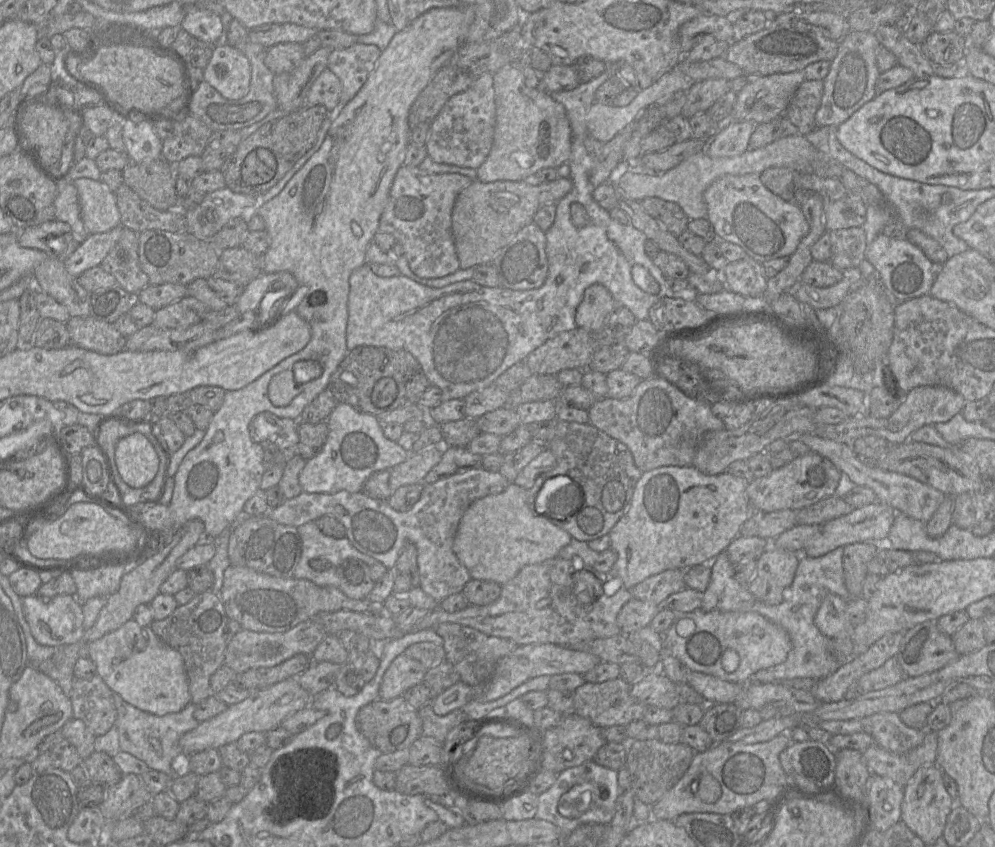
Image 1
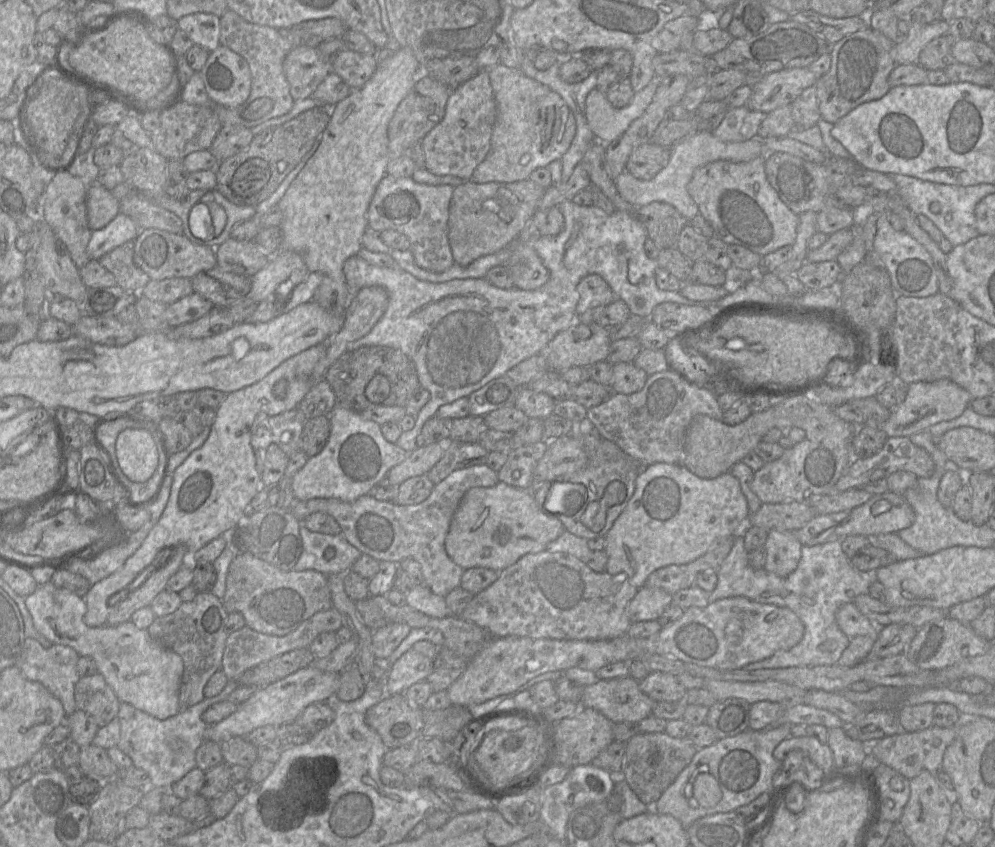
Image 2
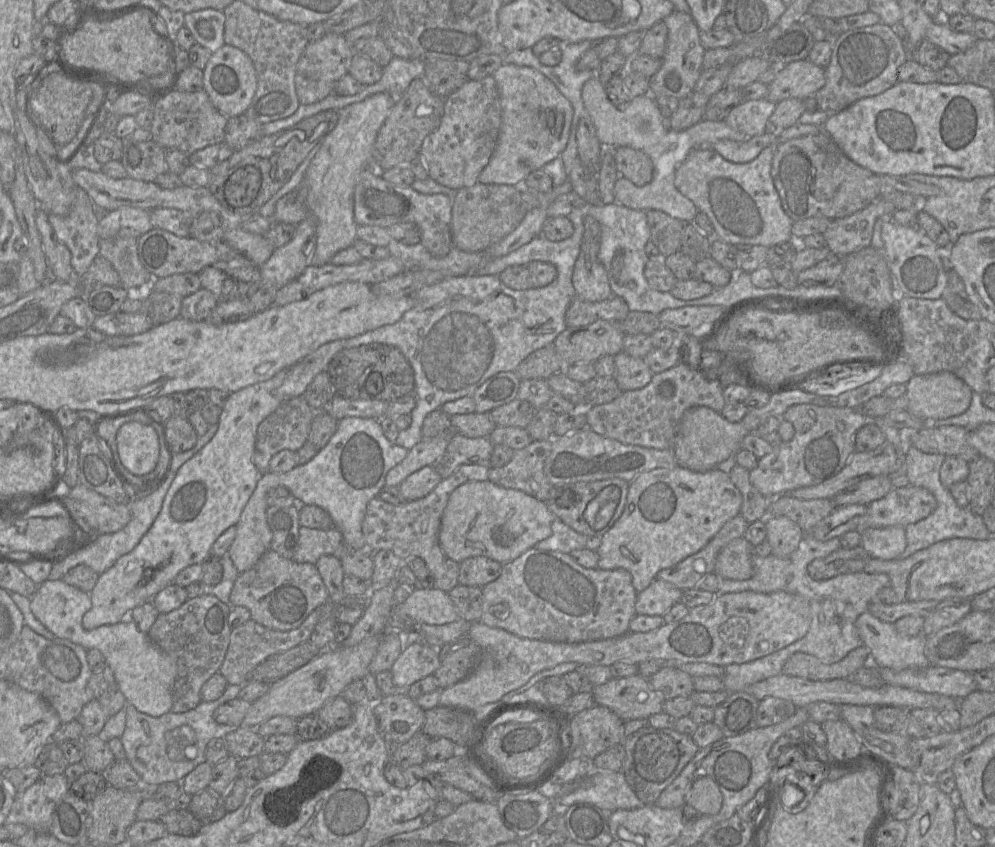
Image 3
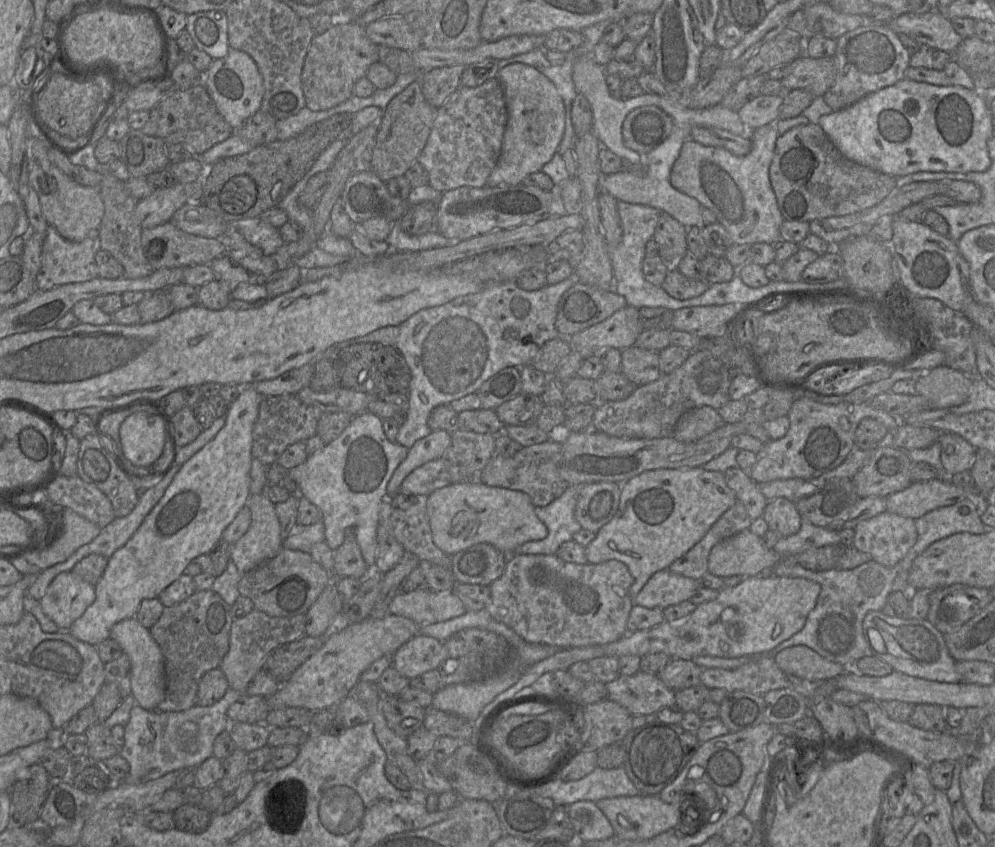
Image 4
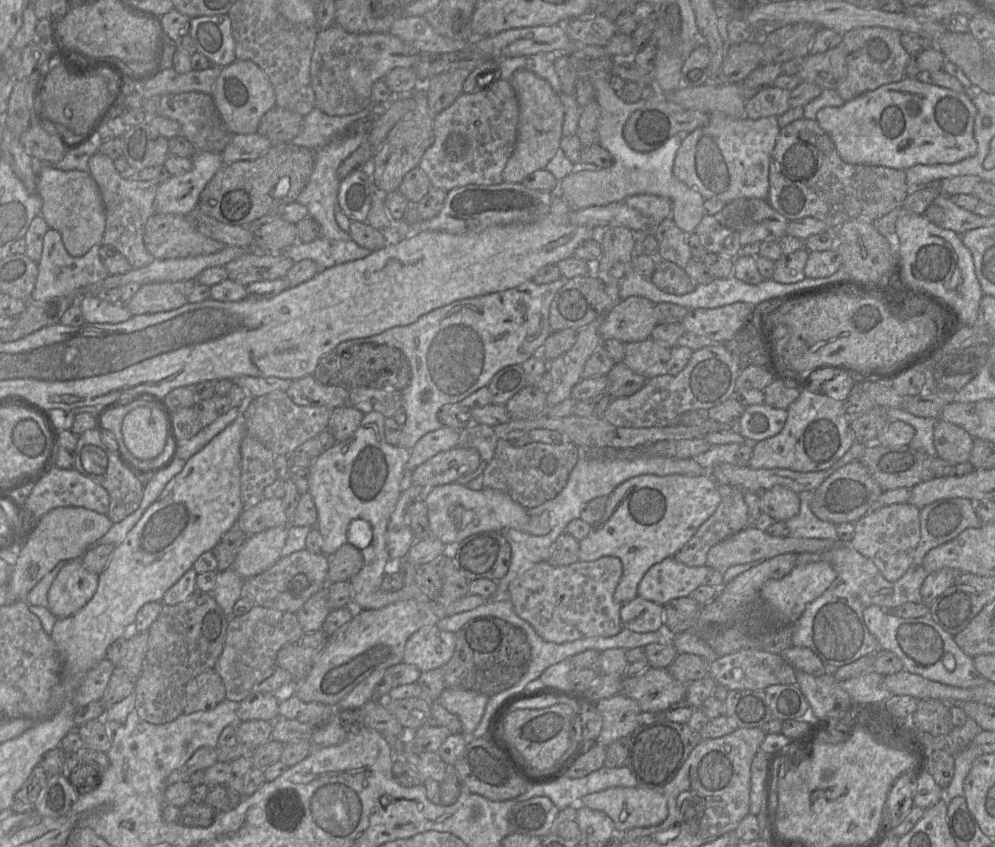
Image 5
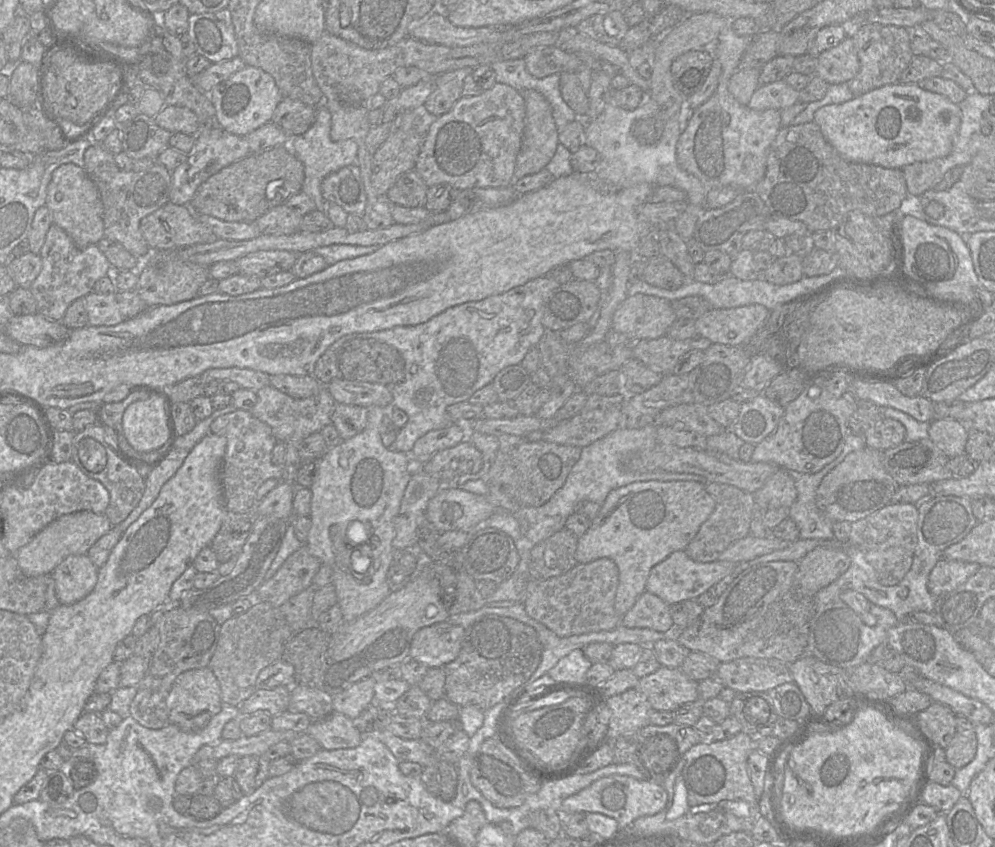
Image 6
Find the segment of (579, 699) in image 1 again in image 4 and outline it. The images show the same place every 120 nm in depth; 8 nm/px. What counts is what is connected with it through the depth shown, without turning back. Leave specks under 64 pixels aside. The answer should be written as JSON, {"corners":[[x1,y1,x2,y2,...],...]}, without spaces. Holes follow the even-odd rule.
{"corners":[[639,671,631,676,620,675,606,684,607,699,614,701,630,714,656,714,675,705,676,691,666,686,657,674]]}

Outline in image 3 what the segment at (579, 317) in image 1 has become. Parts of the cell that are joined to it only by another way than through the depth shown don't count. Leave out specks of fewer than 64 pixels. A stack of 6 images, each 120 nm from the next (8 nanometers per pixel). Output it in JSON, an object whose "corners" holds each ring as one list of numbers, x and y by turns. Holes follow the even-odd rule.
{"corners":[[586,217,572,283,576,297,588,302,600,302,613,295,605,268,598,259,600,236,599,223]]}

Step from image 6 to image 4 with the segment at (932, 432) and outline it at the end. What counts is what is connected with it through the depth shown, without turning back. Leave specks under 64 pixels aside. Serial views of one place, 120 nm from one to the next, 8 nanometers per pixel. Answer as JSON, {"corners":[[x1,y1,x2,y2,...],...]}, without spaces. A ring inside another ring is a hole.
{"corners":[[942,433,938,442,941,445,941,463,947,477,969,471,977,450,968,441,955,433]]}

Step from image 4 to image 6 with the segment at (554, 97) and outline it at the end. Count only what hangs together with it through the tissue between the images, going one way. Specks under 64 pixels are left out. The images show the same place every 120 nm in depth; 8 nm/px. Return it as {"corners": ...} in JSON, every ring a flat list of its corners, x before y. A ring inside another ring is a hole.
{"corners":[[525,90,521,95,525,101,526,113,514,179,537,173,545,168,559,144,558,130,546,98,535,90]]}

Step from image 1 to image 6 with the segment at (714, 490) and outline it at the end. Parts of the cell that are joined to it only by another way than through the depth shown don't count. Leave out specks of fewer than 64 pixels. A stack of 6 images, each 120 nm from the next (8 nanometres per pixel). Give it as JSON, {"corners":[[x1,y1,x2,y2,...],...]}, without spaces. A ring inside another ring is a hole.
{"corners":[[639,481,614,489,588,530,578,537,575,559,587,564,608,558,617,565,619,582,614,608,622,617,646,591,650,570,673,552,685,551,714,508,714,498,703,483,696,481]]}

